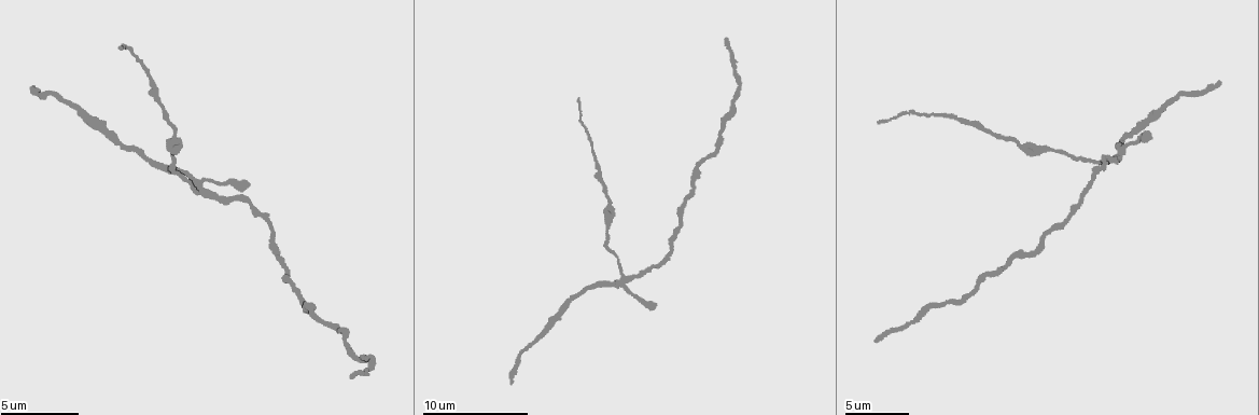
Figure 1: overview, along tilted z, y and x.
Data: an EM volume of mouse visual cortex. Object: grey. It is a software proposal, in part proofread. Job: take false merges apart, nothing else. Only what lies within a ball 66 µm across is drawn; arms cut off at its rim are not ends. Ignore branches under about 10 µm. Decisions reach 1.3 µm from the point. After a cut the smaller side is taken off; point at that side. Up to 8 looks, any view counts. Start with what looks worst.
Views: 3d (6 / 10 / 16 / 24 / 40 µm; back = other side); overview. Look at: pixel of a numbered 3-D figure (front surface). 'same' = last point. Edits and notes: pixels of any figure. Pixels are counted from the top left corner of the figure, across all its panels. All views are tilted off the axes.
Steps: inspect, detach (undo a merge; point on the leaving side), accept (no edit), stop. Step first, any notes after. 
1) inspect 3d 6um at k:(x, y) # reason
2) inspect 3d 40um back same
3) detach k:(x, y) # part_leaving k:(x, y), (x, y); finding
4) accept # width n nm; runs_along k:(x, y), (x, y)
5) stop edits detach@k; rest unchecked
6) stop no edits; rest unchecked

inspect 3d 10um at 1:(200, 193)

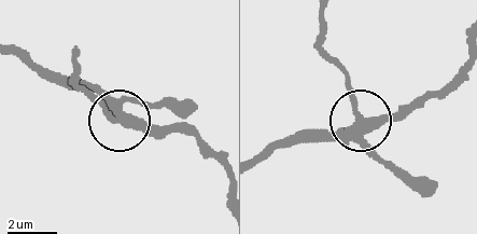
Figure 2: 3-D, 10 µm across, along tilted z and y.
inspect 3d 10um back at 2:(356, 117) # other side

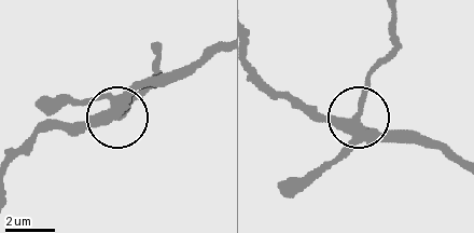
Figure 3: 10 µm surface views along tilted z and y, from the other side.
accept # runs_along 3:(17, 151), (45, 132), (113, 119), (131, 94), (154, 78); continuous, no second cell

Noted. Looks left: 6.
inspect 3d 10um at 1:(667, 257)

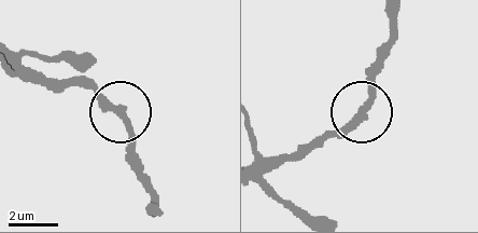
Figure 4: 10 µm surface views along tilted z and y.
accept # side_arm 28 um; all the same cell

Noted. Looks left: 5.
inspect 3d 6um at 1:(606, 224) # calibre changes

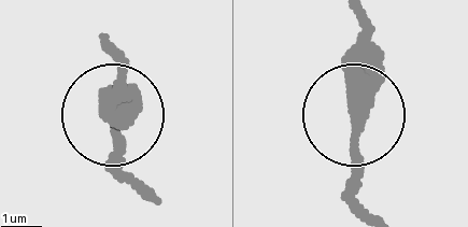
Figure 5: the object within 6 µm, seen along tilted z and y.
inspect 3d 6um back at 5:(356, 124) # from behind

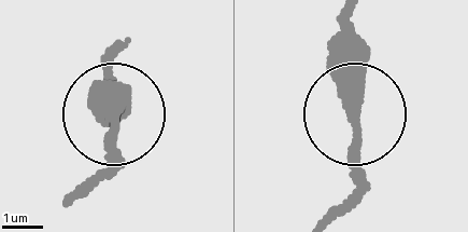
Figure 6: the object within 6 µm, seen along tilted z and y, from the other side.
accept # runs_along 6:(325, 214), (352, 180), (350, 24); all the same cell

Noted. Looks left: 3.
inspect 3d 6um at 1:(560, 308) # thick turns thin

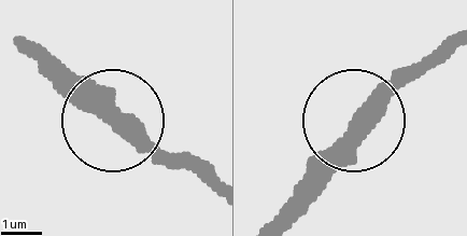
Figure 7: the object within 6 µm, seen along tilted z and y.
accept # runs_along 7:(210, 188), (54, 79); one cell here

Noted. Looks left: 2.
stop no edits; rest unchecked

